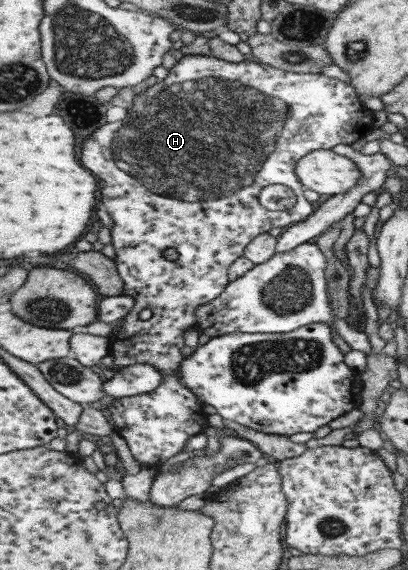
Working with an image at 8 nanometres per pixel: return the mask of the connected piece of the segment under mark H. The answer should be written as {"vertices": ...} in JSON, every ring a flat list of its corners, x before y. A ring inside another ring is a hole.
{"vertices":[[189,54,181,57,168,70,168,75,163,80,159,80,143,93,139,93,134,98,133,104,127,109,124,119,105,124,105,126,98,128,95,134,91,134,85,140,81,162,85,164,85,168,93,170,93,174,99,176,99,180,103,182,103,192,101,192,103,194,103,202,105,202,105,208,107,208,114,222,111,230,112,245,116,253,115,261,118,271,124,280,122,294,135,299,133,310,125,318,121,319,119,330,110,336,111,355,114,359,111,369,117,374,117,370,125,369,125,367,131,365,149,364,161,370,163,377,165,377,165,382,160,384,159,388,156,388,153,393,141,394,132,398,115,399,108,406,110,416,114,420,115,431,127,441,126,444,132,450,132,454,143,465,160,466,165,460,169,460,171,456,177,456,185,448,185,444,187,444,187,440,191,436,197,436,203,428,207,428,208,426,206,420,208,409,197,402,198,398,195,398,196,395,177,376,181,363,186,359,183,352,181,352,183,346,185,346,185,332,191,329,199,330,197,328,198,308,204,306,204,304,214,302,214,299,221,295,225,284,227,284,227,266,243,256,247,244,252,239,255,239,261,233,267,233,269,228,281,228,281,226,288,226,300,220,305,220,312,213,313,210,311,209,310,202,303,198,304,188,295,176,295,164,297,164,297,160,314,150,329,150,336,144,350,145,357,138,363,137,366,132,374,128,372,120,372,111,363,107,362,103,358,100,354,88,349,86,347,82,340,81,339,79,329,78,328,76,323,76,321,73,301,74,287,72,260,62,243,60,234,63,233,61,221,60,212,54,210,56],[267,184,283,184,283,186,289,187,295,194,295,205,291,205,291,209,287,209,286,211,268,211,259,205,257,201,258,192,263,186,267,186],[169,248,174,248,178,253,178,257,175,260,169,260,165,256,165,252],[145,308,149,308,153,313,150,319,141,320,139,318,139,312,145,310],[149,424,153,424,153,428,177,428,177,430,125,430,125,426,149,426]]}

